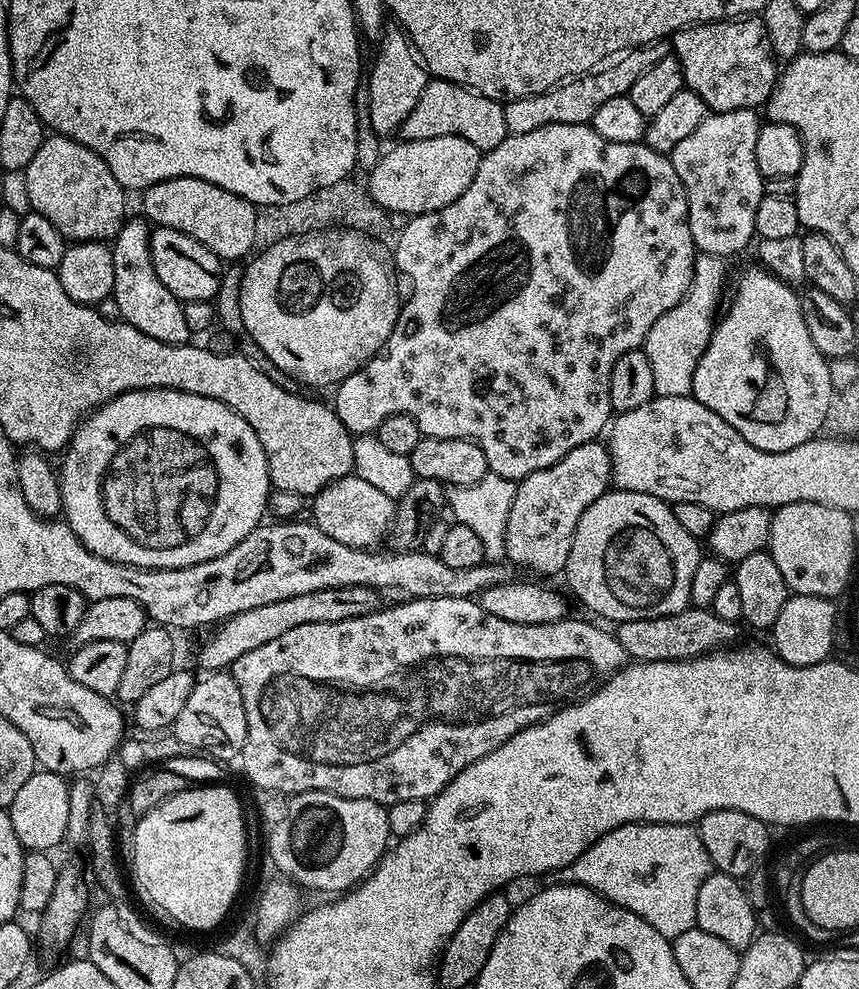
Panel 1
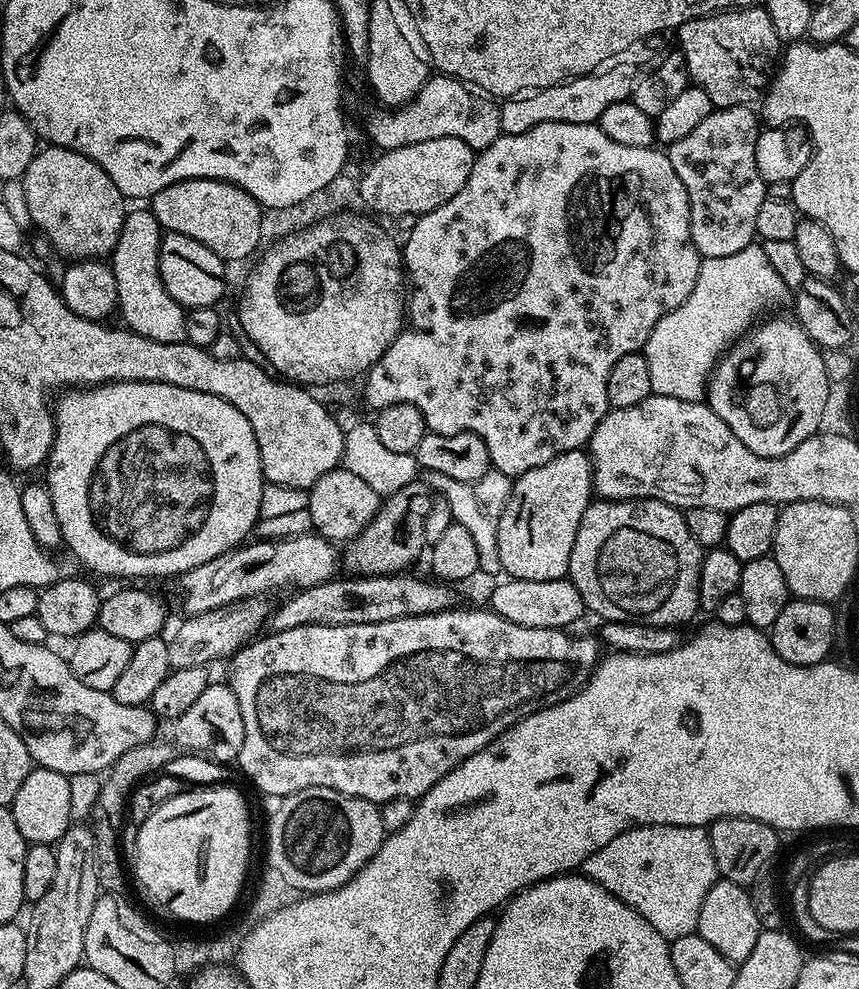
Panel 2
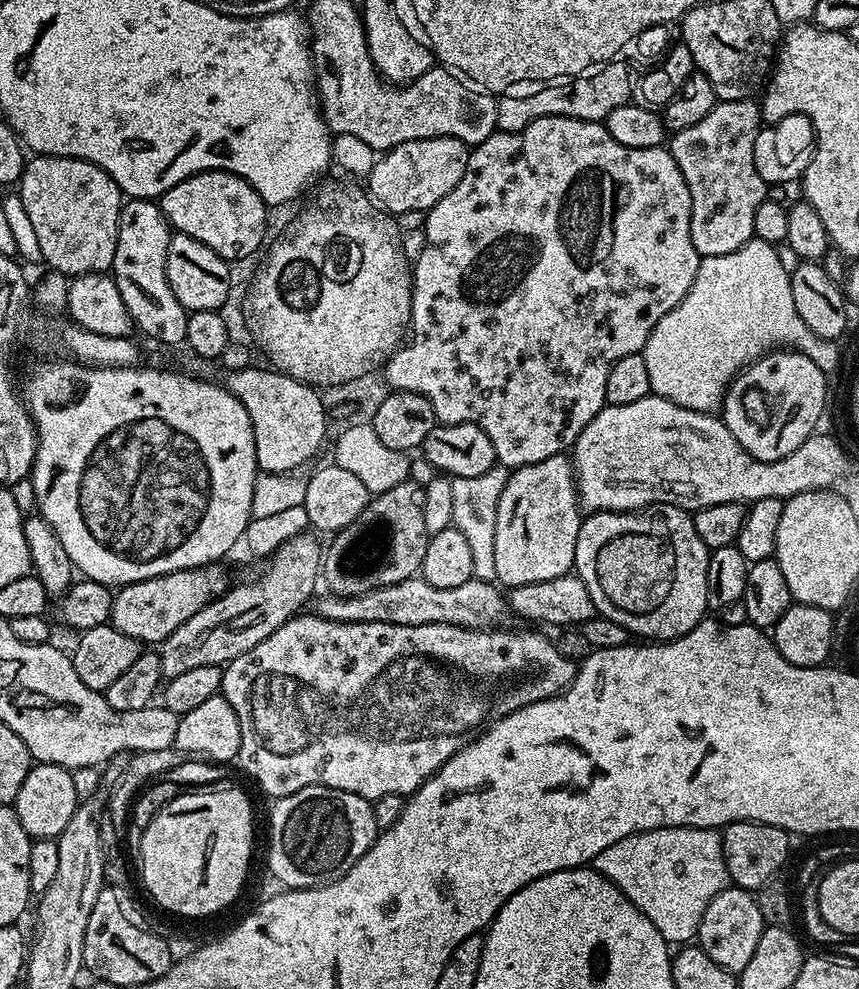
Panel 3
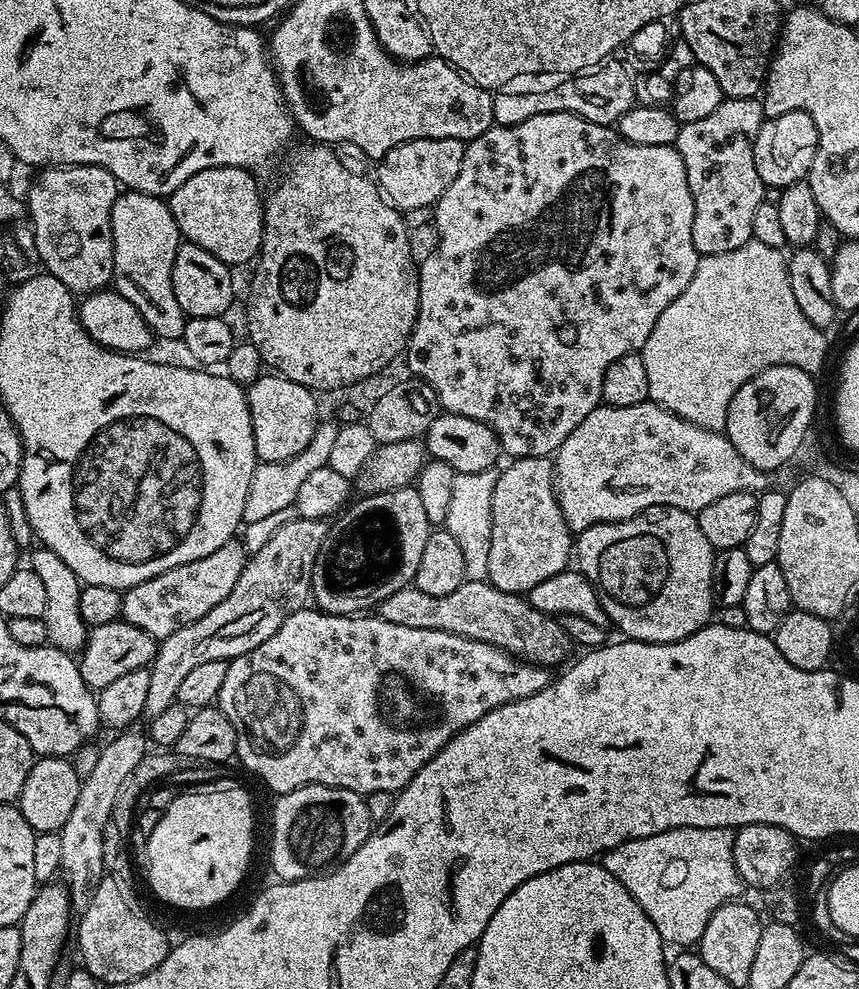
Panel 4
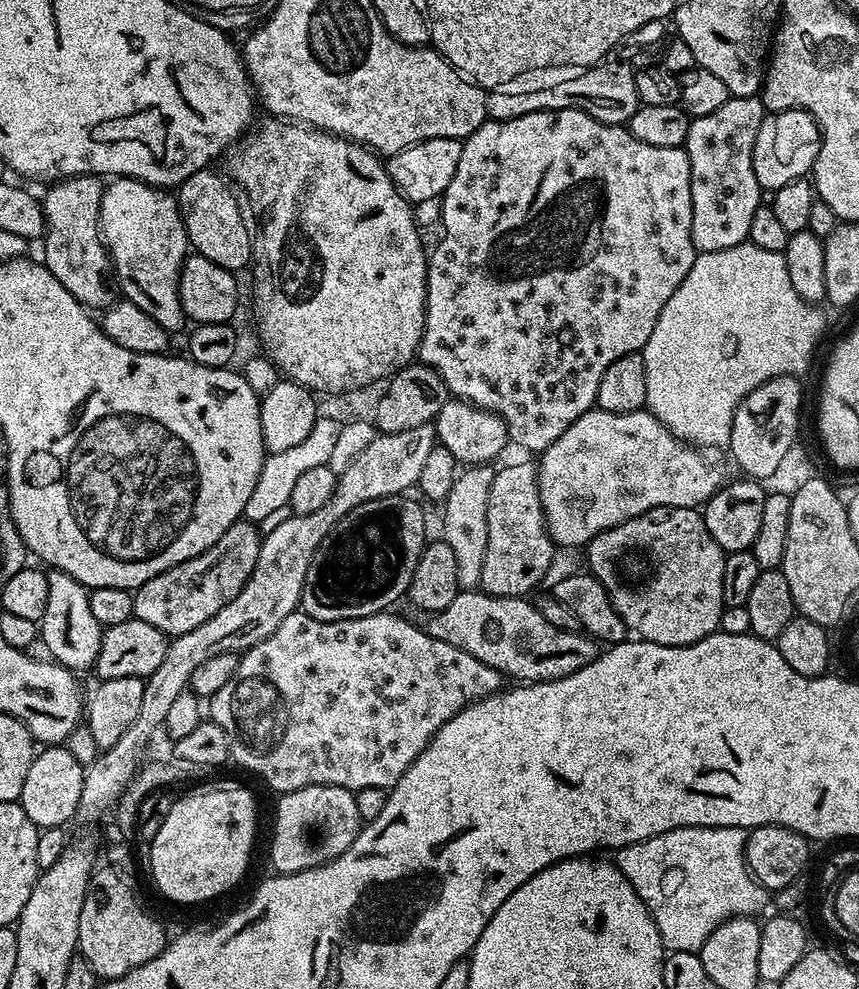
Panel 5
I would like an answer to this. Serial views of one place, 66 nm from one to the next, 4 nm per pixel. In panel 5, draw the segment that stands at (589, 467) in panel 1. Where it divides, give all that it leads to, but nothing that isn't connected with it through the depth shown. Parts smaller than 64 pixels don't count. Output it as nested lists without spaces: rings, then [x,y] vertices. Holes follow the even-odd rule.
[[[531,462],[499,467],[487,500],[487,542],[479,589],[492,596],[524,596],[549,570],[556,545],[547,532],[540,491],[536,486],[537,467]]]

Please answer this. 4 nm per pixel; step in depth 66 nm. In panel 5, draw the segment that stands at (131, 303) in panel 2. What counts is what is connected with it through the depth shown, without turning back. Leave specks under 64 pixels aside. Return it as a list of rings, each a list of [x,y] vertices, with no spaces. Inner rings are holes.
[[[116,178],[105,187],[100,203],[100,234],[104,238],[104,246],[112,258],[112,267],[116,274],[116,283],[123,299],[134,302],[158,326],[162,326],[169,334],[176,334],[186,317],[180,301],[180,271],[190,252],[188,235],[180,217],[180,206],[177,197],[171,191],[155,188],[141,180]]]

